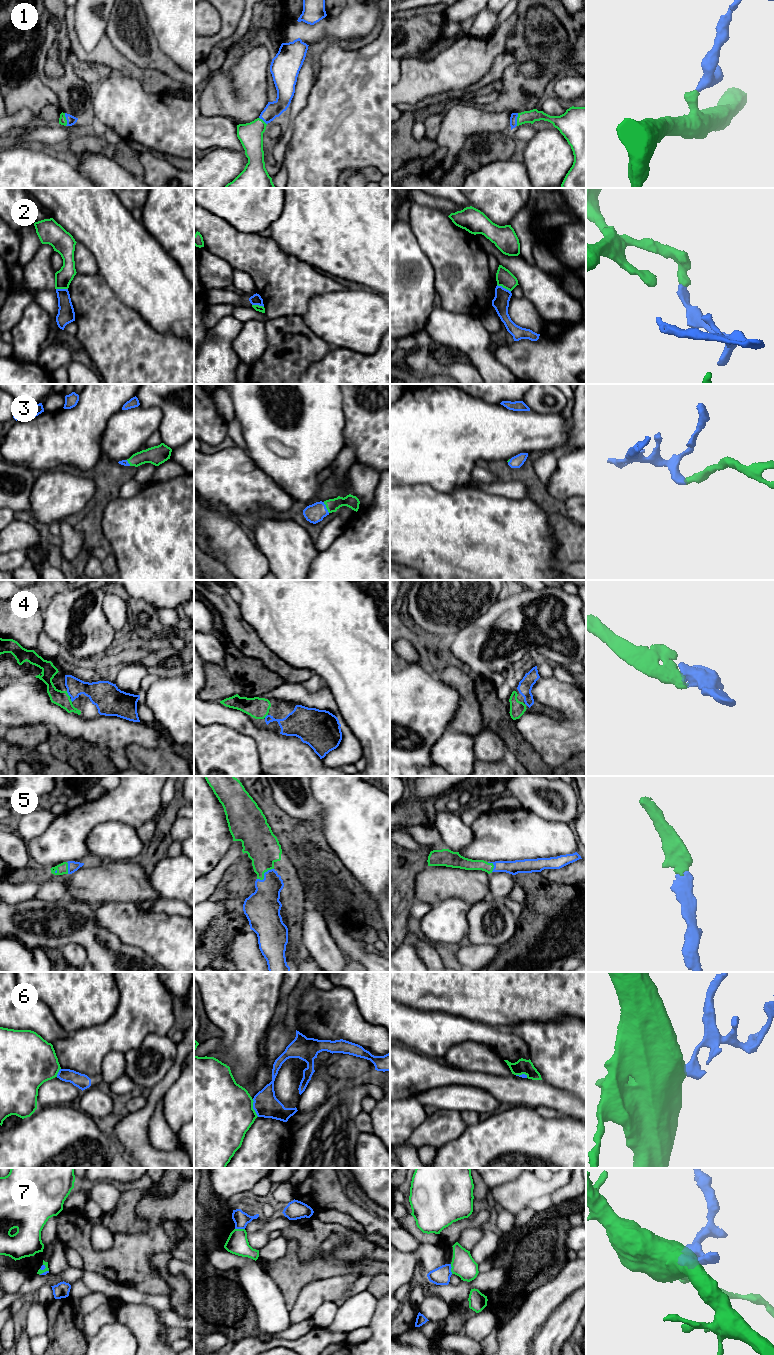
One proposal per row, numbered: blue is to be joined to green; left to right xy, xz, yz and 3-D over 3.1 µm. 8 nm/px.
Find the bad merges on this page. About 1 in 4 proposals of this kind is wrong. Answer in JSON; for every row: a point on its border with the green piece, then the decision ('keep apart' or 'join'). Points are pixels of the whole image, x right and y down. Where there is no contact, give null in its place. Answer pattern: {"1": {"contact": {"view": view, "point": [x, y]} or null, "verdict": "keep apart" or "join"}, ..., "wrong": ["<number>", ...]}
{"1": {"contact": {"view": "xy", "point": [65, 119]}, "verdict": "join"}, "2": {"contact": {"view": "yz", "point": [504, 287]}, "verdict": "keep apart"}, "3": {"contact": {"view": "xz", "point": [326, 507]}, "verdict": "join"}, "4": {"contact": {"view": "xy", "point": [67, 694]}, "verdict": "join"}, "5": {"contact": {"view": "xz", "point": [263, 874]}, "verdict": "join"}, "6": {"contact": {"view": "xz", "point": [252, 1108]}, "verdict": "keep apart"}, "7": {"contact": {"view": "xz", "point": [240, 1229]}, "verdict": "keep apart"}, "wrong": ["2", "6", "7"]}

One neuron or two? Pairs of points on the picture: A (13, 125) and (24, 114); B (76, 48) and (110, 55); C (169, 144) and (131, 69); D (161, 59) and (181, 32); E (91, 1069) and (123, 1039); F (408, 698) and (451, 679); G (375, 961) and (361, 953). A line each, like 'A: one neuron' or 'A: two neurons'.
A: one neuron
B: one neuron
C: two neurons
D: two neurons
E: one neuron
F: two neurons
G: one neuron

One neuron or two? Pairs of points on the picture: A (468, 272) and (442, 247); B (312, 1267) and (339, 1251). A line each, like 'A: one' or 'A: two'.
A: one
B: two

